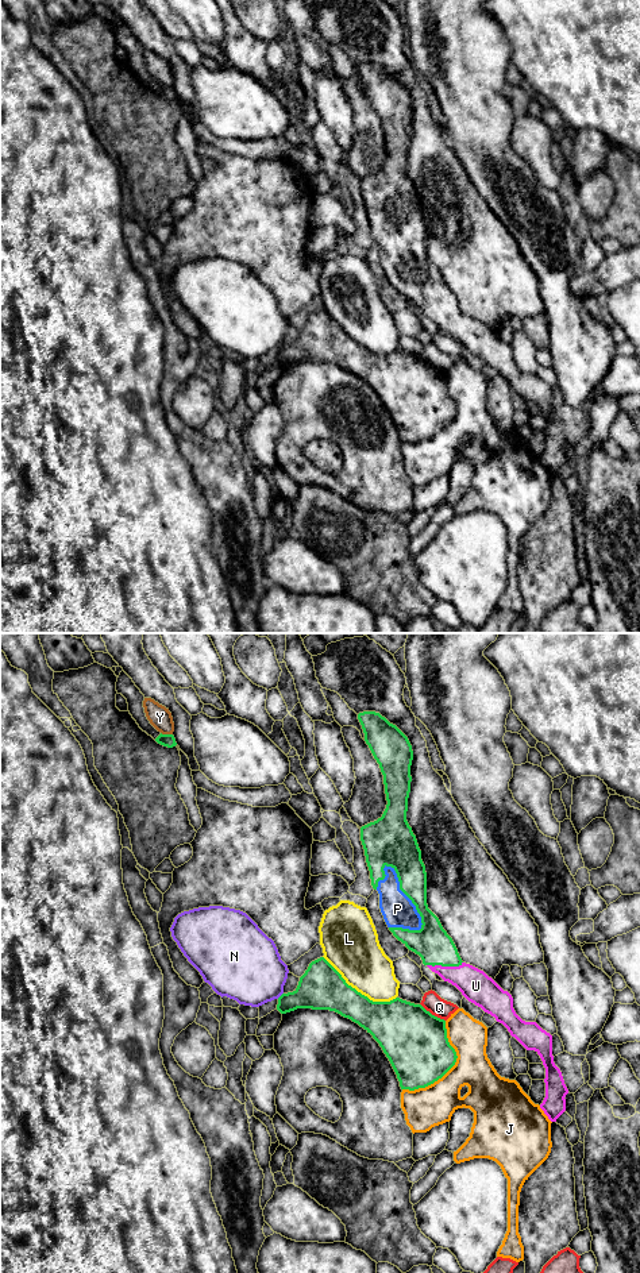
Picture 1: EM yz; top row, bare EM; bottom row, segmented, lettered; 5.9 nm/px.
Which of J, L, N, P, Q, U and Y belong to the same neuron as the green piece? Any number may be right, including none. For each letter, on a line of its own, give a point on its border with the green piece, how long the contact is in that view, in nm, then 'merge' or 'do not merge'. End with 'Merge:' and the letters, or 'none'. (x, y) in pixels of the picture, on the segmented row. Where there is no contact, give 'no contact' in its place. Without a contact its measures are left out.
J: contact yz (450, 1068); length 480 nm; do not merge
L: contact yz (357, 991); length 500 nm; do not merge
N: contact yz (281, 995); length 50 nm; do not merge
P: contact yz (407, 895); length 440 nm; merge
Q: contact yz (431, 1014); length 190 nm; do not merge
U: contact yz (444, 965); length 220 nm; merge
Y: contact yz (166, 735); length 70 nm; do not merge
Merge: P, U

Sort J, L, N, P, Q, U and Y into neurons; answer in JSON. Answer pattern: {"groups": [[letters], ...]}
{"groups": [["J"], ["L"], ["N"], ["P", "U"], ["Q"], ["Y"]]}

